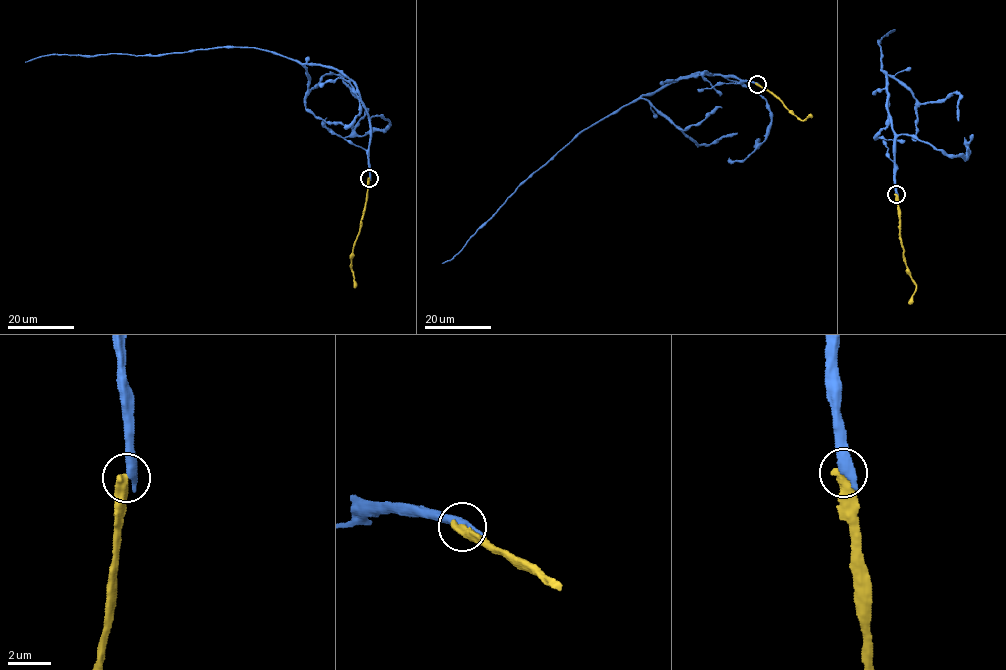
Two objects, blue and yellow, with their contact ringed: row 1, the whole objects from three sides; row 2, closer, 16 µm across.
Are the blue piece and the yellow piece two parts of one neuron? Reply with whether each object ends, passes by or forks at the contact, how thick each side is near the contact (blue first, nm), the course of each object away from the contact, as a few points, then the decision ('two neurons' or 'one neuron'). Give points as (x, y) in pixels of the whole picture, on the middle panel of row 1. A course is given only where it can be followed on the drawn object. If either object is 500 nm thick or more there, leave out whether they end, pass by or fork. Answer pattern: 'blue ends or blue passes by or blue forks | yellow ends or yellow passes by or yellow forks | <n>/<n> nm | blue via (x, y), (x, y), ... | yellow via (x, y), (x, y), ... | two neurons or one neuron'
500/500 nm | blue via (756, 84), (724, 75), (693, 73), (641, 95), (578, 133), (522, 181), (459, 251), (442, 263) | yellow via (756, 84), (773, 93), (802, 120), (810, 115) | two neurons

